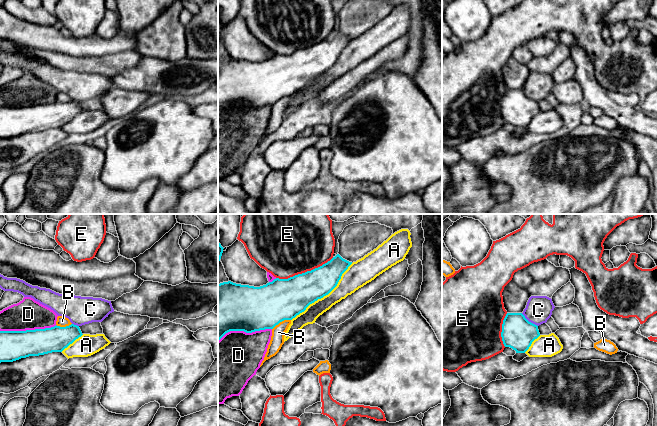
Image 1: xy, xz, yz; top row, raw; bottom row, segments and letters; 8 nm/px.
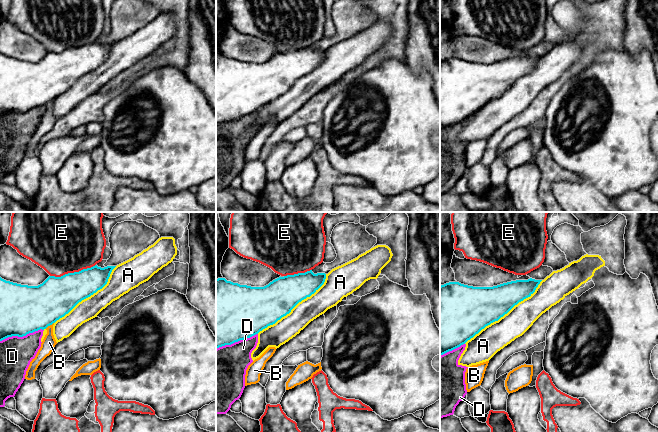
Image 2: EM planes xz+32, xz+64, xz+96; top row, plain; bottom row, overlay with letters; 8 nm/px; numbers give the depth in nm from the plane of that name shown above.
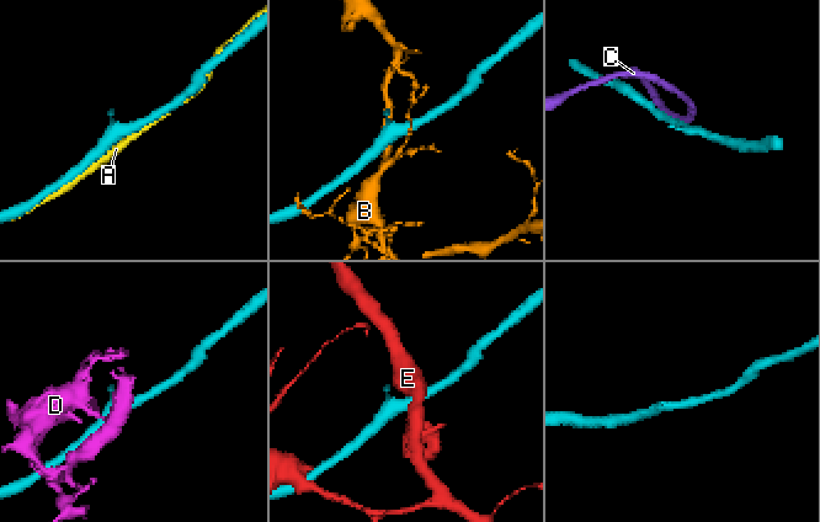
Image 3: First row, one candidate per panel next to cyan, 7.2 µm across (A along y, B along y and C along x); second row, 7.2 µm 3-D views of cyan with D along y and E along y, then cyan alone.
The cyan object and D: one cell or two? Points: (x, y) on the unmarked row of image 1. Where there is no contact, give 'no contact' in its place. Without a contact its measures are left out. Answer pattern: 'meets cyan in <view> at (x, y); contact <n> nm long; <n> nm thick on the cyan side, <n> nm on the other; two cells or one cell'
meets cyan in xy at (28, 106); contact 460 nm long; 240 nm thick on the cyan side, 240 nm on the other; two cells

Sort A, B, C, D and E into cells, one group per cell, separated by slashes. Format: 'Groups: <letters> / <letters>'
Groups: A / B / C / D / E

